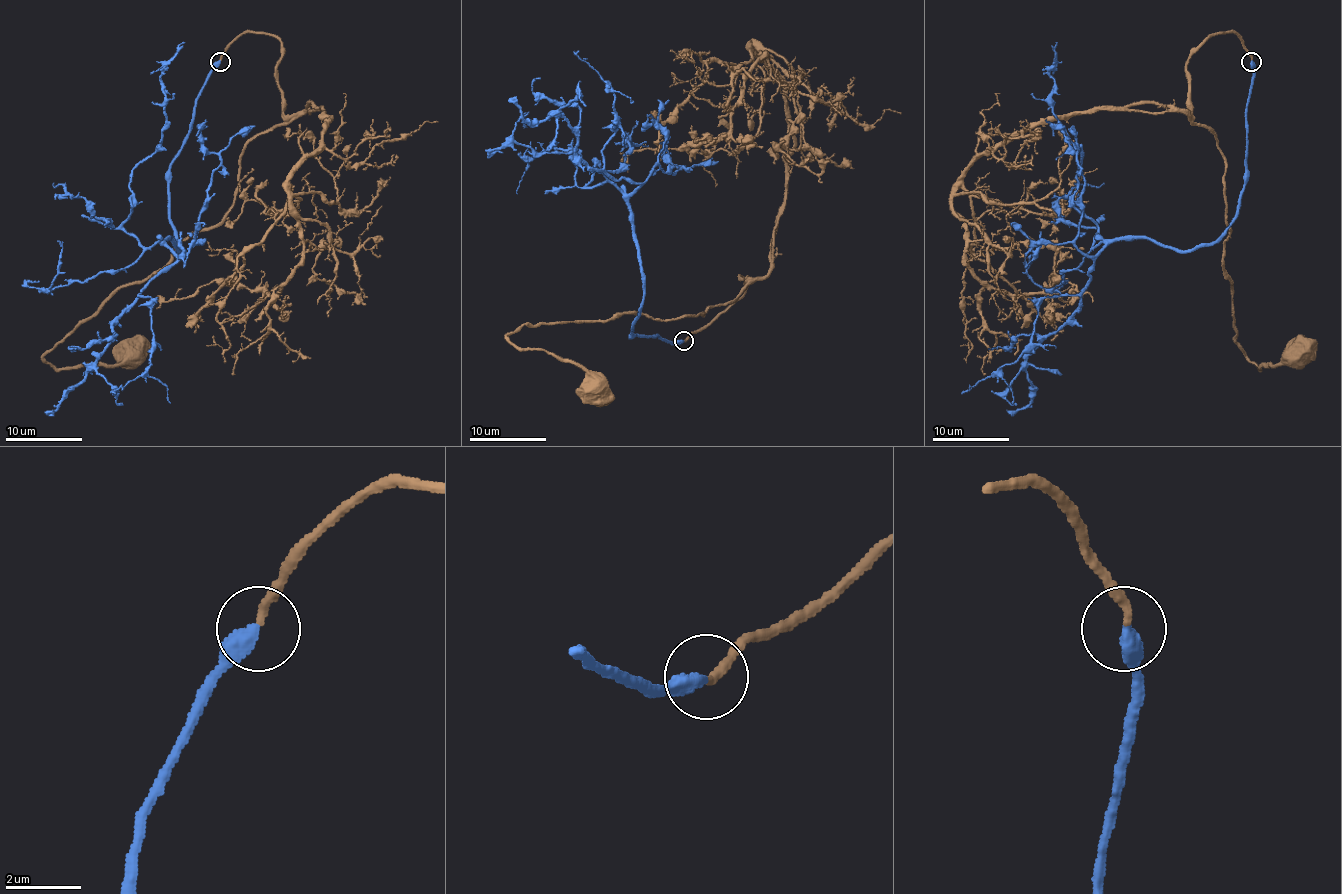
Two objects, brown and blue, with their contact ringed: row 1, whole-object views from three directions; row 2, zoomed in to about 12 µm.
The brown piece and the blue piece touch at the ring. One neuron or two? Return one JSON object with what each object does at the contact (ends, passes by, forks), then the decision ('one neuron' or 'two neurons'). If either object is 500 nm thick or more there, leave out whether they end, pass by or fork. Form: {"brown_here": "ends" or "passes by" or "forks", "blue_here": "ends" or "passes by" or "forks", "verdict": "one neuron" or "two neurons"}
{"brown_here": "ends", "blue_here": "ends", "verdict": "one neuron"}

